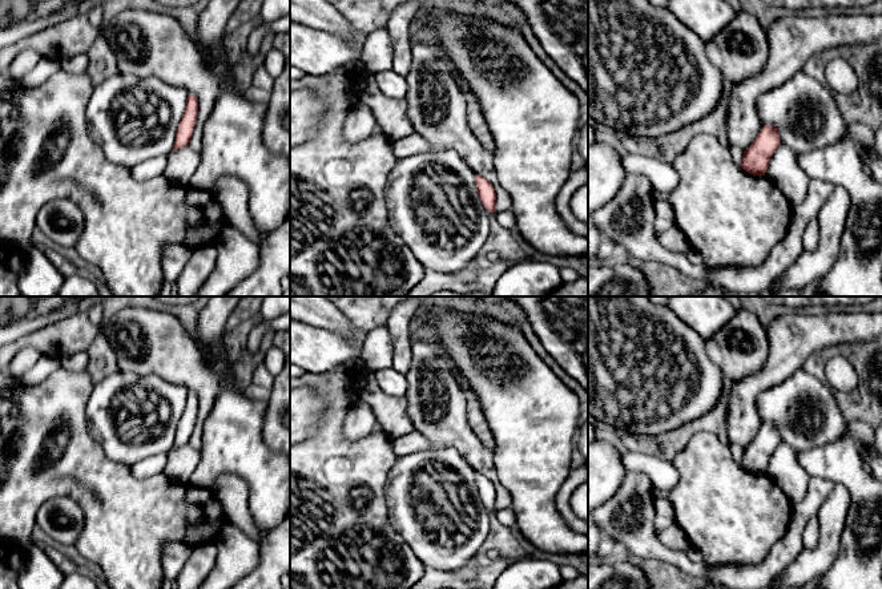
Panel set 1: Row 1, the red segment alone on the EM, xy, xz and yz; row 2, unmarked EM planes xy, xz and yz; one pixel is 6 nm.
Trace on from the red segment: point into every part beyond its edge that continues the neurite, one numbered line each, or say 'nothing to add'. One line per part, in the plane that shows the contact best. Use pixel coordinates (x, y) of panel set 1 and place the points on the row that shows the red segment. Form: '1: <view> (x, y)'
nothing to add

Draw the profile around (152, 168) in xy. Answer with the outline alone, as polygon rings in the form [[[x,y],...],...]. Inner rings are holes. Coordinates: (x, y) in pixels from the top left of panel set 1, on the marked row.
[[[154,157],[150,160],[146,160],[138,165],[136,165],[130,173],[138,179],[138,181],[149,181],[154,177],[160,177],[164,174],[165,169],[168,166],[168,157]]]

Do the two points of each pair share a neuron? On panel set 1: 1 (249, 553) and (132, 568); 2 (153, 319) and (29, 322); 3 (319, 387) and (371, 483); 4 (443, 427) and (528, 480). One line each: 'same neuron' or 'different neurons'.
1: different neurons
2: different neurons
3: same neuron
4: different neurons

